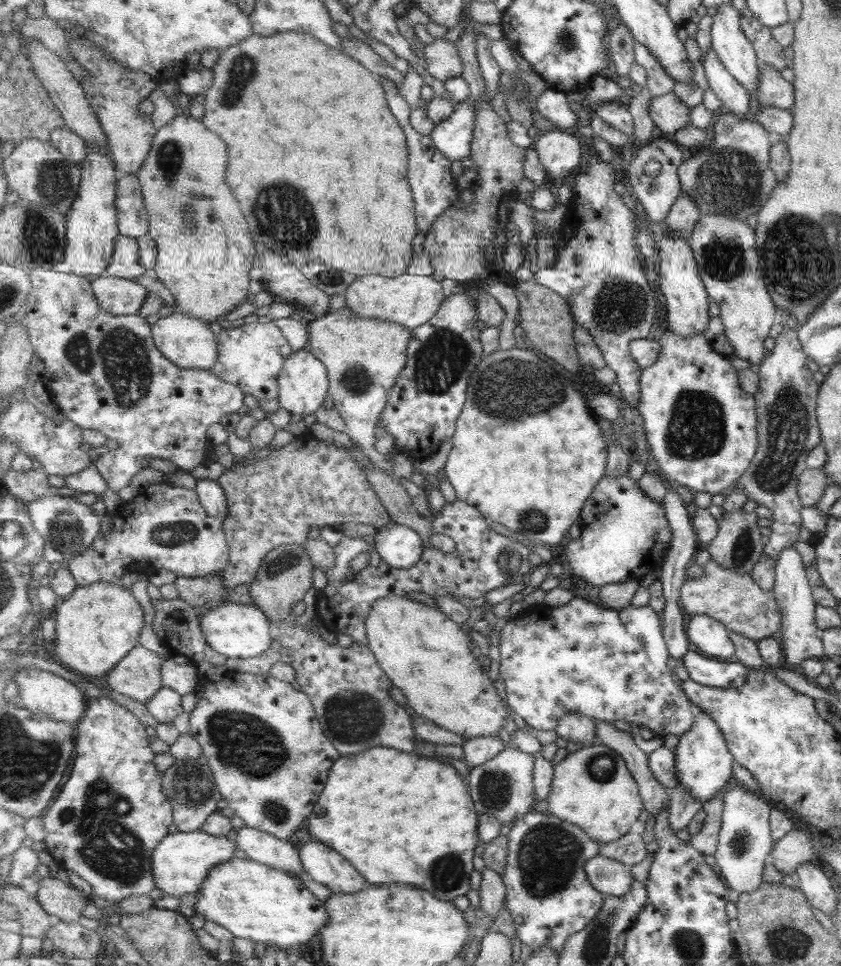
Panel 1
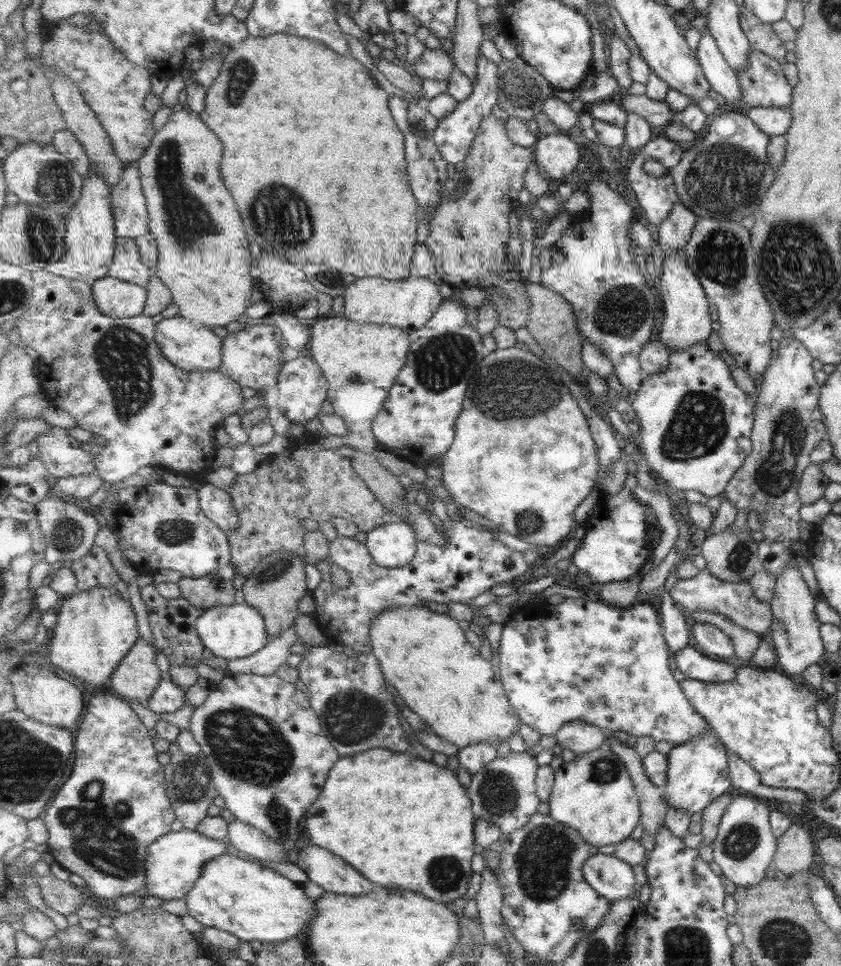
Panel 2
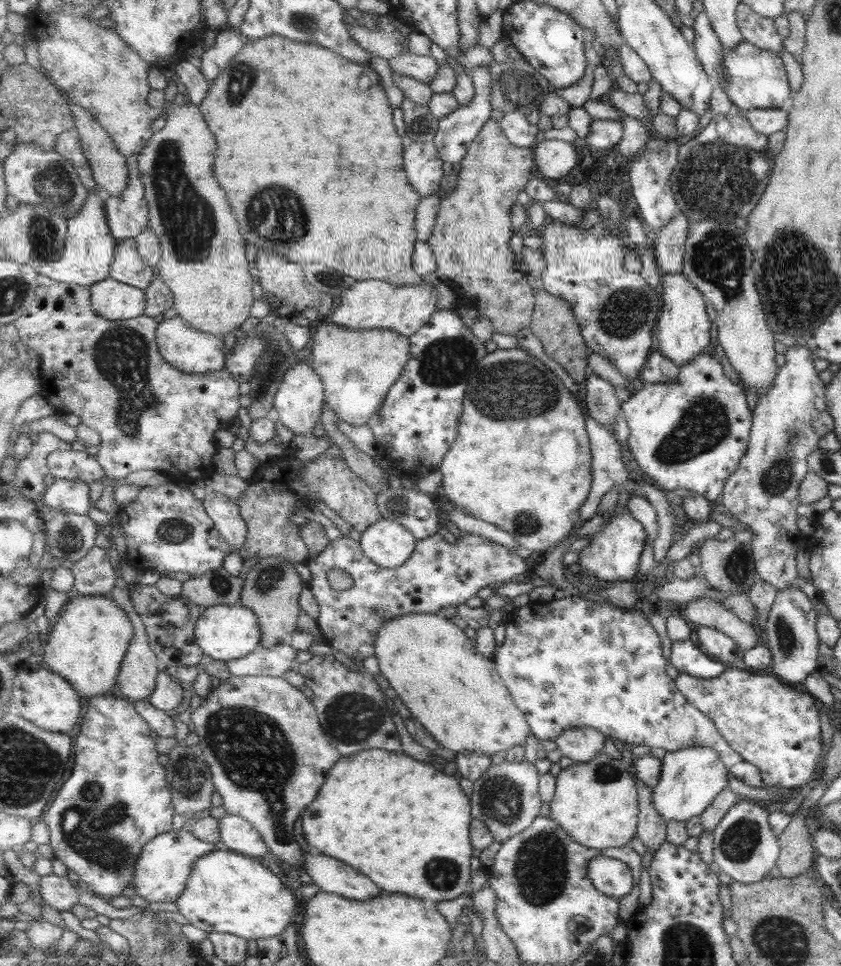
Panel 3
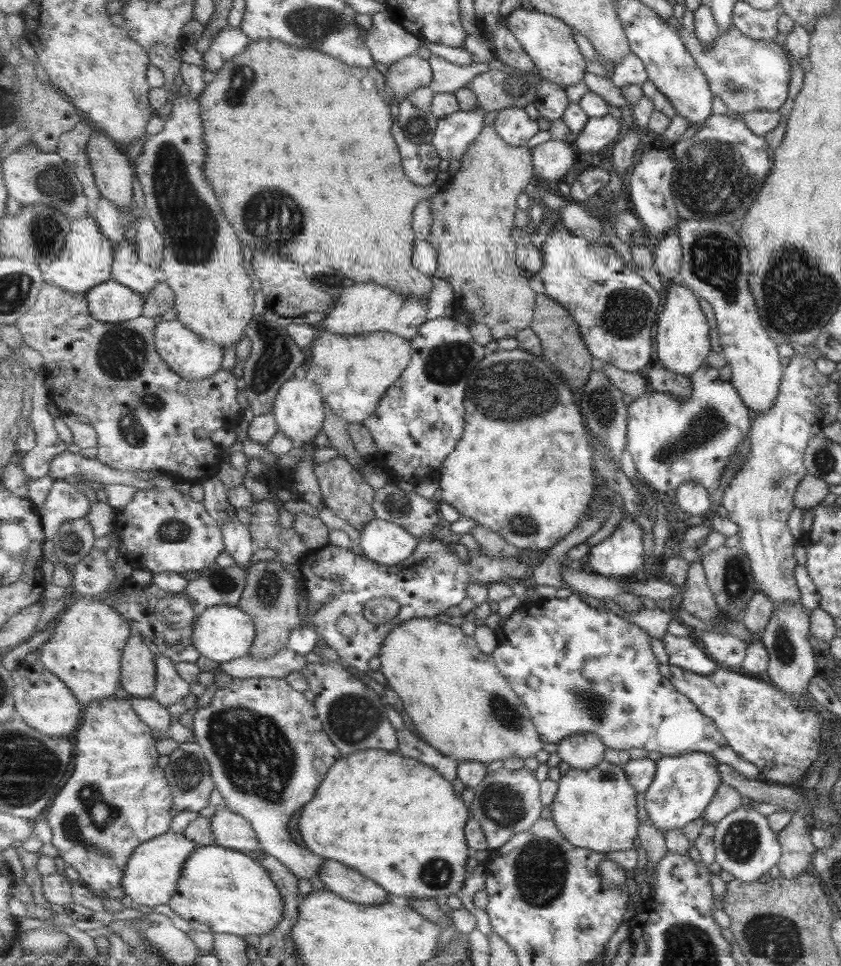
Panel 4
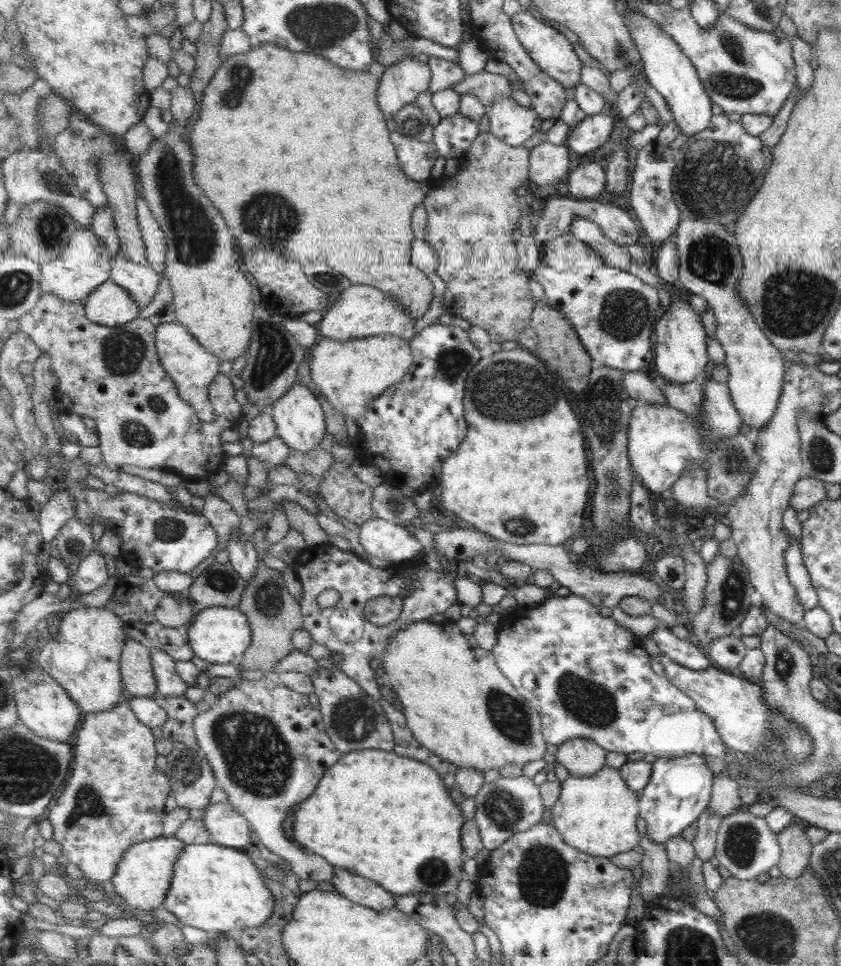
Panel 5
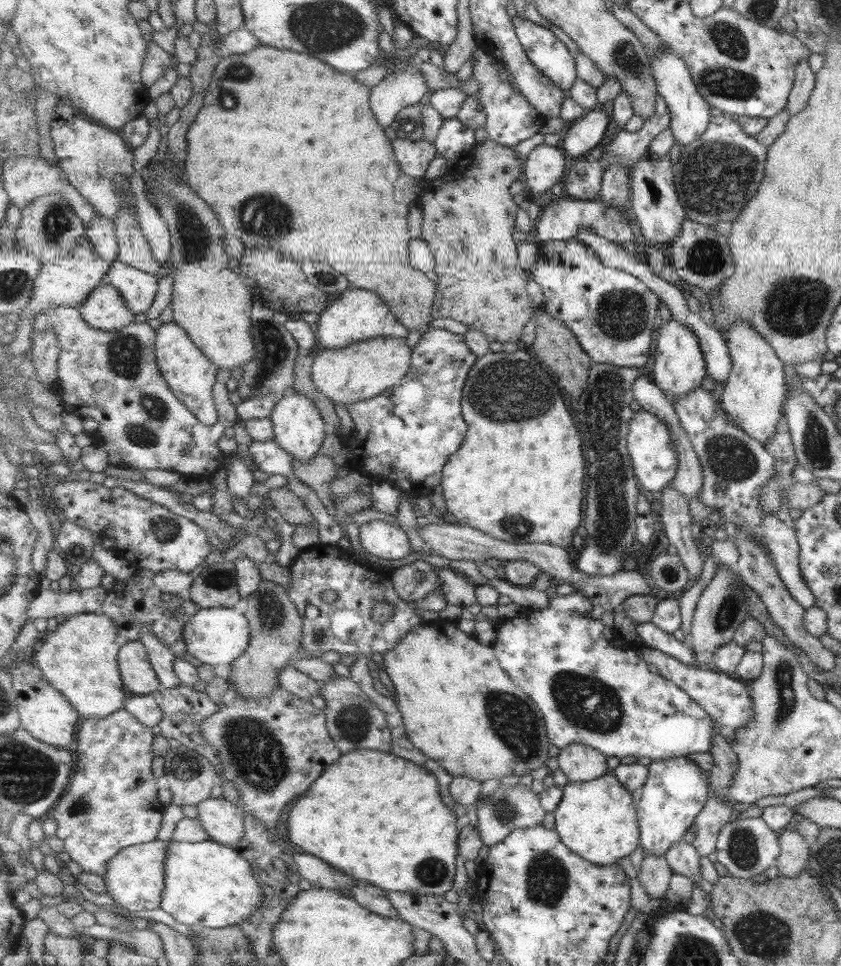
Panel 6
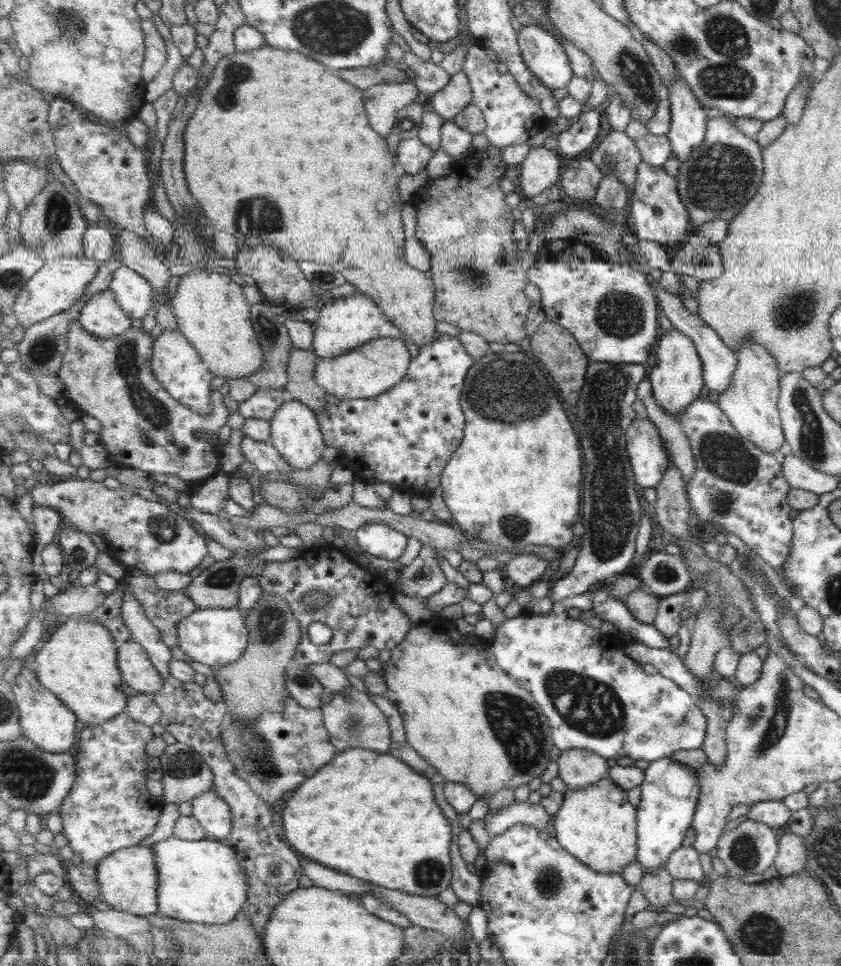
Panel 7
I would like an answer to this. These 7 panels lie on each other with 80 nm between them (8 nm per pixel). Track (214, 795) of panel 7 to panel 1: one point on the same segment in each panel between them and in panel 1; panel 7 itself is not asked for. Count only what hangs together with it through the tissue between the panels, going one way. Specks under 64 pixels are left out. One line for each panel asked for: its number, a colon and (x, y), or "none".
1: (264, 848)
2: (245, 838)
3: (237, 834)
4: (233, 831)
5: (227, 826)
6: (223, 821)

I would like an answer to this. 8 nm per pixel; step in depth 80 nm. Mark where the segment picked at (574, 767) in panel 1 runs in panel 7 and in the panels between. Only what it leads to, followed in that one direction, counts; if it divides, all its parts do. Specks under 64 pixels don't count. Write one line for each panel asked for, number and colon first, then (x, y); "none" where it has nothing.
2: (594, 794)
3: (597, 803)
4: (597, 809)
5: (598, 814)
6: (597, 819)
7: (598, 825)

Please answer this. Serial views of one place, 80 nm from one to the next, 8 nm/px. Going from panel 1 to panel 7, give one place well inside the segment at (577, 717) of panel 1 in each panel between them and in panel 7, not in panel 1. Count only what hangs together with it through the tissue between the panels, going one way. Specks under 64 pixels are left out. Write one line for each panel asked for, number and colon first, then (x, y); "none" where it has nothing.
2: (580, 737)
3: (584, 744)
4: (584, 750)
5: (581, 757)
6: (579, 762)
7: (578, 767)

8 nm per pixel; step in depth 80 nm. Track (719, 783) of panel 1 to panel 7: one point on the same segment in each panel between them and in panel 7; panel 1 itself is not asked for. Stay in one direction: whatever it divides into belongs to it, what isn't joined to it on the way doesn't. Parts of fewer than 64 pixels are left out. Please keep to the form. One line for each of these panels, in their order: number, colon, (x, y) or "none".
2: (698, 772)
3: (691, 778)
4: (684, 785)
5: (680, 789)
6: (676, 791)
7: (670, 794)

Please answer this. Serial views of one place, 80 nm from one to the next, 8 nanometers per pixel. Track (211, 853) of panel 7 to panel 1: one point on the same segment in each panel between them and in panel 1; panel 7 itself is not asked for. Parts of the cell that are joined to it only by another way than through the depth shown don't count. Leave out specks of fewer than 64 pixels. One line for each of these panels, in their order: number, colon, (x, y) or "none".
1: (255, 901)
2: (253, 902)
3: (229, 892)
4: (223, 890)
5: (215, 888)
6: (208, 884)

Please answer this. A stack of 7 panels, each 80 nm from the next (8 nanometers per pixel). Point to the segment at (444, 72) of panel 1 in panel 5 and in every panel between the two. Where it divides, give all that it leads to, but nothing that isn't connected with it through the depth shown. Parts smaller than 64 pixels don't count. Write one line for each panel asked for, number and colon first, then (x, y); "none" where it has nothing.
2: (435, 64)
3: (424, 68)
4: (407, 74)
5: (403, 82)

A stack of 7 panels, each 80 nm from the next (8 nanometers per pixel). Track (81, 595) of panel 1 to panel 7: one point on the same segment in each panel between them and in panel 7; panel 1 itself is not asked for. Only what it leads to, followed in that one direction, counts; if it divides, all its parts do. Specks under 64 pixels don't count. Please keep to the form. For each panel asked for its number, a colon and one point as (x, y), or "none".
2: (96, 629)
3: (89, 641)
4: (85, 649)
5: (84, 655)
6: (80, 658)
7: (80, 664)

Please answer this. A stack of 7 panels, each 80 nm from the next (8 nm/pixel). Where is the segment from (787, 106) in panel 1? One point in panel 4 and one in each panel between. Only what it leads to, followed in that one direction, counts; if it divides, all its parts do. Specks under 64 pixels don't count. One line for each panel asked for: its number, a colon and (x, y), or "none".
2: (763, 84)
3: (758, 80)
4: (748, 75)

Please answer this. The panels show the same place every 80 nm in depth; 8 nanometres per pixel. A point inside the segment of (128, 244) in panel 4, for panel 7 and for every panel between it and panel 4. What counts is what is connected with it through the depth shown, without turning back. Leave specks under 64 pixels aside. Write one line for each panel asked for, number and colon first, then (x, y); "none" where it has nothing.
5: (143, 281)
6: (139, 288)
7: (135, 293)

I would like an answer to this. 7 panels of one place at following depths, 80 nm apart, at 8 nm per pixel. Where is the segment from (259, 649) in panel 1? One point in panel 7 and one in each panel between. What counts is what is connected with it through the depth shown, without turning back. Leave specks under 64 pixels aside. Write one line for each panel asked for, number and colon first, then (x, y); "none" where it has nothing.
2: (234, 631)
3: (225, 632)
4: (222, 633)
5: (219, 635)
6: (219, 635)
7: (213, 636)

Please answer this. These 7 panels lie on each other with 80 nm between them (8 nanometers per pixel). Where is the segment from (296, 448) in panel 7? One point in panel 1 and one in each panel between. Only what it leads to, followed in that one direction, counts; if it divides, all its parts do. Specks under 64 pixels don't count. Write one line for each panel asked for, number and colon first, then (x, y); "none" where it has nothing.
1: (304, 383)
2: (302, 388)
3: (299, 403)
4: (299, 410)
5: (300, 417)
6: (299, 427)

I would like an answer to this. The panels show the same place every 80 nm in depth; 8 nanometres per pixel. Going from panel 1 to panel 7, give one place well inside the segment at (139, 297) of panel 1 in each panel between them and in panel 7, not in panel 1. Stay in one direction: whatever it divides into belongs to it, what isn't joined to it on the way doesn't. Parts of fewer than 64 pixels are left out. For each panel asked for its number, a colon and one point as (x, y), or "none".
2: (117, 298)
3: (112, 299)
4: (113, 302)
5: (111, 304)
6: (105, 309)
7: (102, 315)

